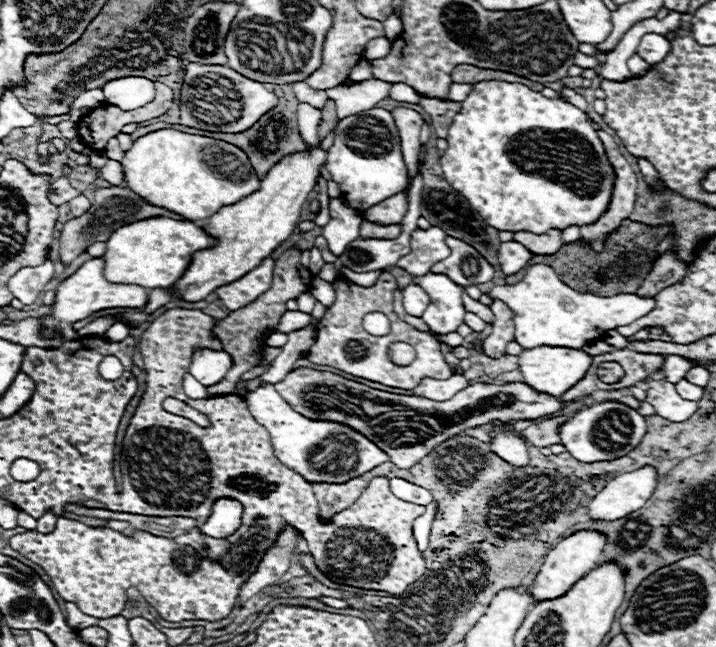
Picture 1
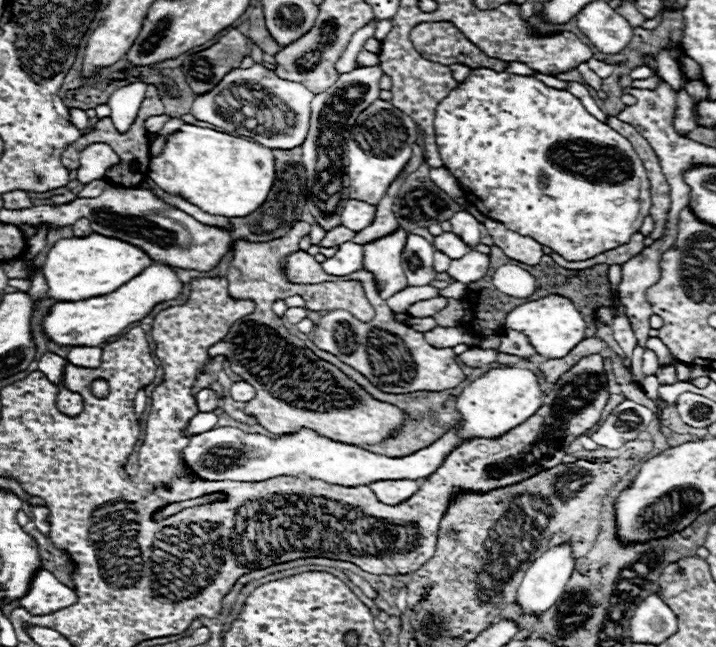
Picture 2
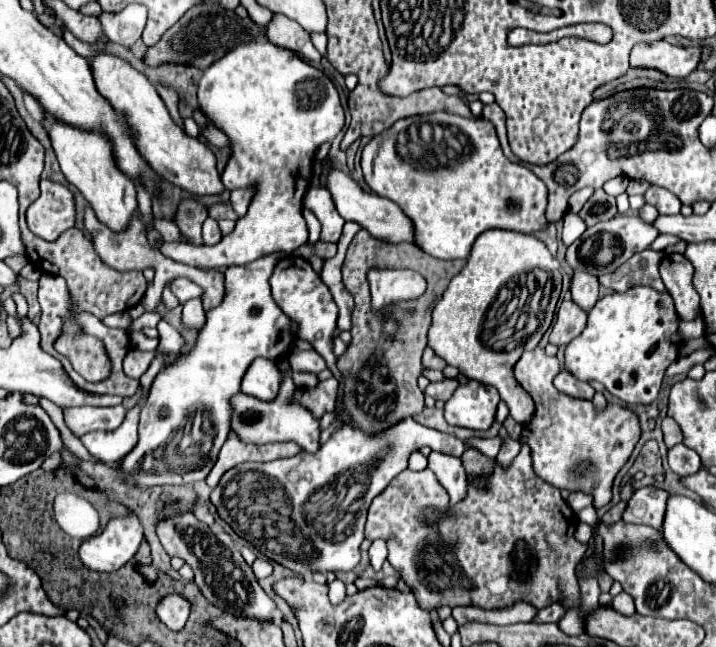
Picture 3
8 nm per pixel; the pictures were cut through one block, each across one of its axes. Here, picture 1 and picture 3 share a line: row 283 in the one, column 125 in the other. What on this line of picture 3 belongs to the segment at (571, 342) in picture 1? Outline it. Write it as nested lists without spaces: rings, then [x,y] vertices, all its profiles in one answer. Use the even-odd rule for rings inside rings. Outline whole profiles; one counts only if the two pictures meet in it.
[[[132,512],[126,518],[110,520],[100,534],[84,540],[80,558],[90,570],[114,572],[136,554],[142,538],[142,524]]]

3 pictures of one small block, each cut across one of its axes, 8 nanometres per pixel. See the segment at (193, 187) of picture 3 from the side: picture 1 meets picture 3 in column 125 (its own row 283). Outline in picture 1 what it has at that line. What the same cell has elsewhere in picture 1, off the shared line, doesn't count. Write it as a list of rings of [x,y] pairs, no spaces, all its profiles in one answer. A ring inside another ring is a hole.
[[[92,258],[84,262],[72,276],[60,282],[60,286],[56,288],[56,300],[52,304],[52,314],[40,318],[44,326],[42,330],[44,338],[52,338],[54,330],[60,330],[64,340],[74,340],[76,336],[72,336],[74,330],[70,330],[70,324],[92,316],[92,312],[106,308],[142,308],[148,302],[146,288],[140,288],[136,284],[112,284],[104,278],[102,272],[104,272],[104,260]]]

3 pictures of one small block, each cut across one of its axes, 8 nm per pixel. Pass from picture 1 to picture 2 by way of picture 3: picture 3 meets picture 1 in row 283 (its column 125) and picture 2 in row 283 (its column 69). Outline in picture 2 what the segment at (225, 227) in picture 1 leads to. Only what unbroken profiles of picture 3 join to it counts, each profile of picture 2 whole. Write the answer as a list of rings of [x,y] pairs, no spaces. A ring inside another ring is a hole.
[[[152,264],[118,290],[80,302],[56,302],[42,318],[42,330],[56,346],[100,346],[110,336],[120,334],[132,322],[142,320],[158,302],[172,300],[180,294],[182,282],[166,264]]]

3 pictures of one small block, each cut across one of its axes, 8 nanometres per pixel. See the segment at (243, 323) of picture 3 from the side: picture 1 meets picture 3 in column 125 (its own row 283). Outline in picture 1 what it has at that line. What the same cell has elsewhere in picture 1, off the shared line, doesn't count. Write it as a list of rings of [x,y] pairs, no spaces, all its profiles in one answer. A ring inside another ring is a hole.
[[[446,236],[446,244],[450,248],[450,256],[444,262],[438,262],[432,272],[450,274],[450,278],[460,286],[492,280],[494,266],[488,264],[488,260],[476,248],[452,236]]]

